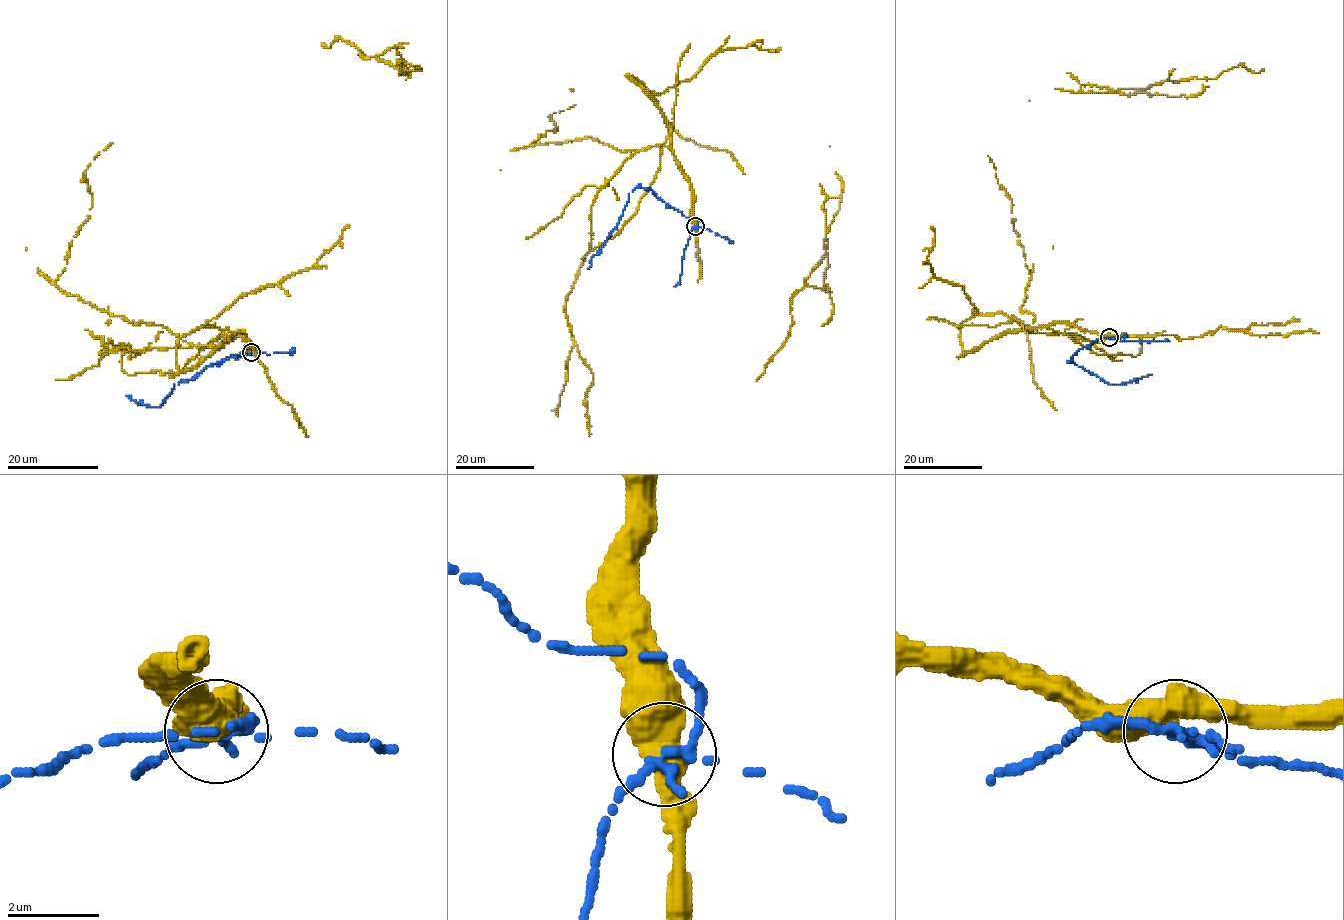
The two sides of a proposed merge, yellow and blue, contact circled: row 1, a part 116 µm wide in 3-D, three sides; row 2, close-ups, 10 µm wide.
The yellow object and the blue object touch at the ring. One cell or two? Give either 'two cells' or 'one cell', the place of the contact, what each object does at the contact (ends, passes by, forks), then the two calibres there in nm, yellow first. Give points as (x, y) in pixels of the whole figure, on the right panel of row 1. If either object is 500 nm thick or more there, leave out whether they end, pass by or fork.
two cells | (1109, 337) | yellow passes by | blue passes by | 400/260 nm

